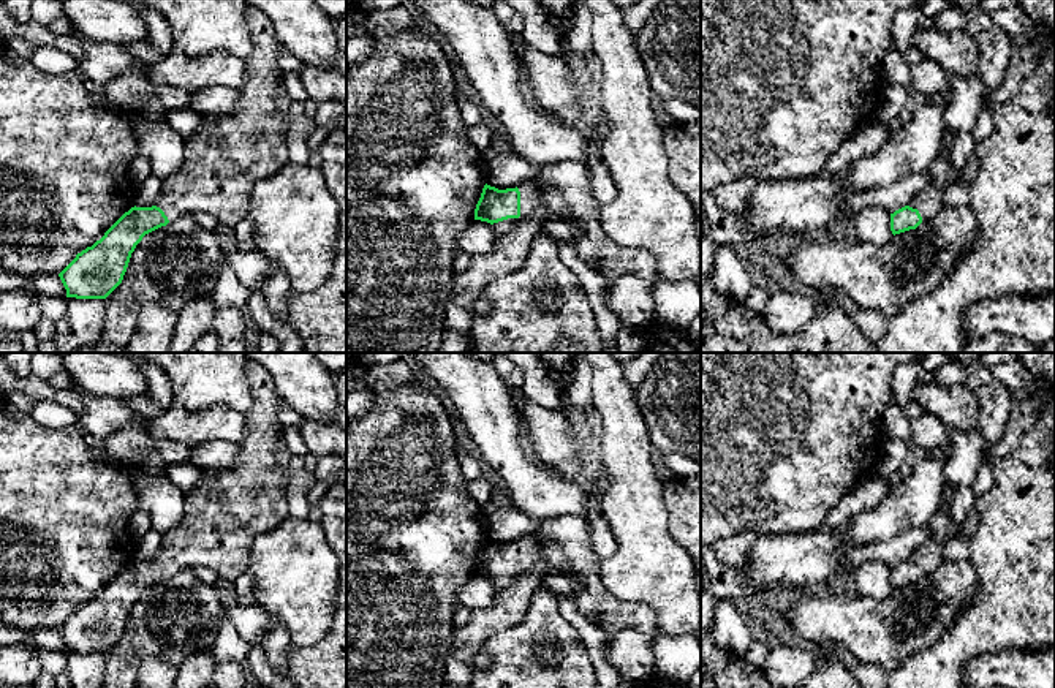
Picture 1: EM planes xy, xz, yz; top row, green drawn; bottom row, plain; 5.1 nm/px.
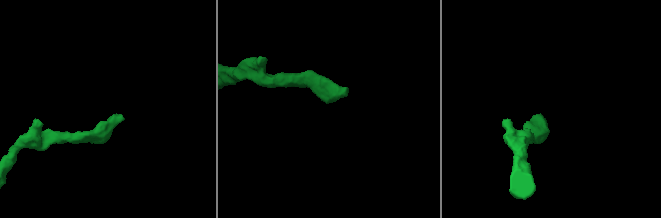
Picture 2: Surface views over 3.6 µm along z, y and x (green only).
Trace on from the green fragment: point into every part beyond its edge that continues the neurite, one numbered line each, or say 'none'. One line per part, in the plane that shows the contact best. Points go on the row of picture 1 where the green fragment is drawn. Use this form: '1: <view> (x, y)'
1: xz (571, 181)

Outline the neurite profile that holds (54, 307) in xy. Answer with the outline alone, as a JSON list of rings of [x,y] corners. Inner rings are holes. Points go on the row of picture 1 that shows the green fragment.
[[[38,294],[35,297],[35,304],[40,308],[41,315],[52,319],[52,321],[65,318],[66,301],[68,301],[68,297],[65,297],[65,296]]]

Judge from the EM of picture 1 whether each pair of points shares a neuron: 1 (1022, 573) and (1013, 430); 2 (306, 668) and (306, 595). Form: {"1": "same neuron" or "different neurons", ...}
{"1": "different neurons", "2": "different neurons"}

